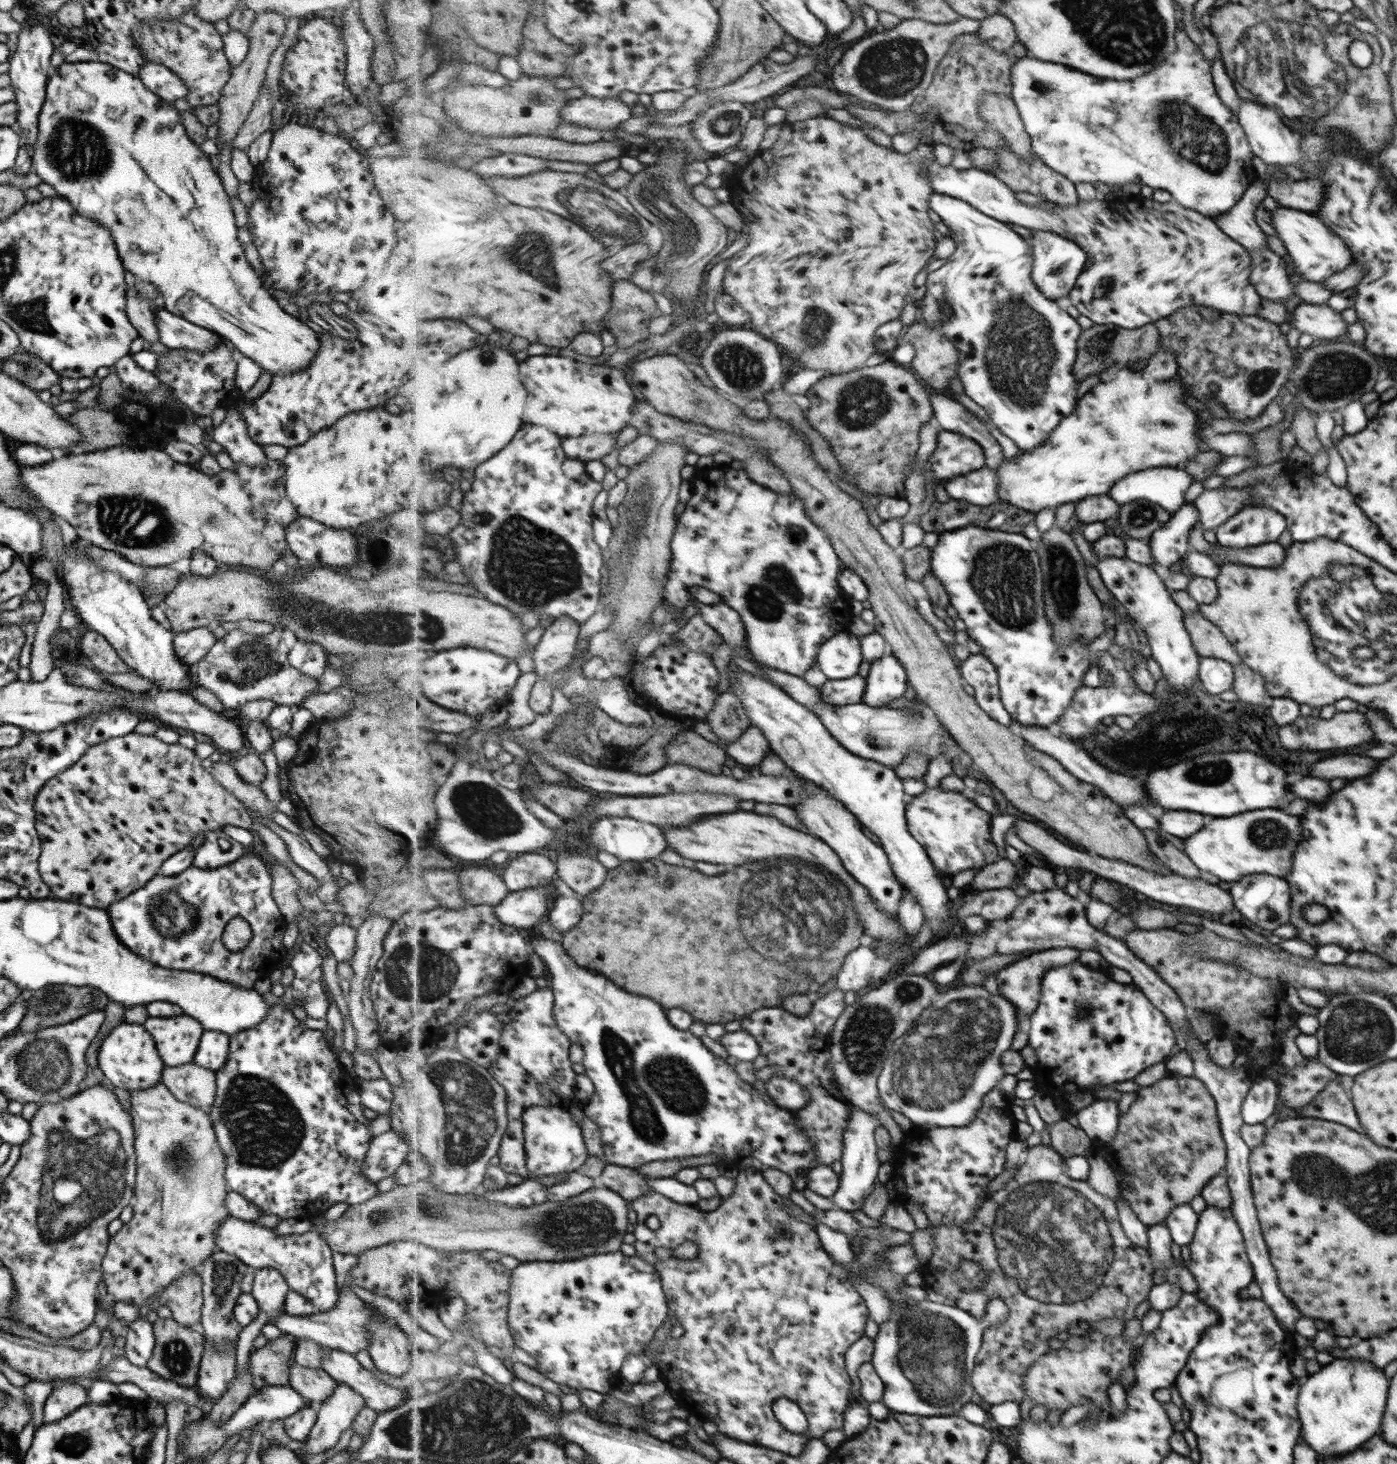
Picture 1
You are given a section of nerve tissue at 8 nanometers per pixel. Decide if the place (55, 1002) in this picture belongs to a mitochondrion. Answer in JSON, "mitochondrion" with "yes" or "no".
{"mitochondrion":"yes"}

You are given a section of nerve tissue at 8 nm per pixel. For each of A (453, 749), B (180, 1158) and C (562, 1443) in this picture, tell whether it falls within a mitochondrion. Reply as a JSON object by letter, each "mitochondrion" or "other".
{"A":"other","B":"mitochondrion","C":"other"}

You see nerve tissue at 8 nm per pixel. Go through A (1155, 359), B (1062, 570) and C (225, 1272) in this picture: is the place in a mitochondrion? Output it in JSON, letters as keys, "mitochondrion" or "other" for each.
{"A":"other","B":"mitochondrion","C":"mitochondrion"}

